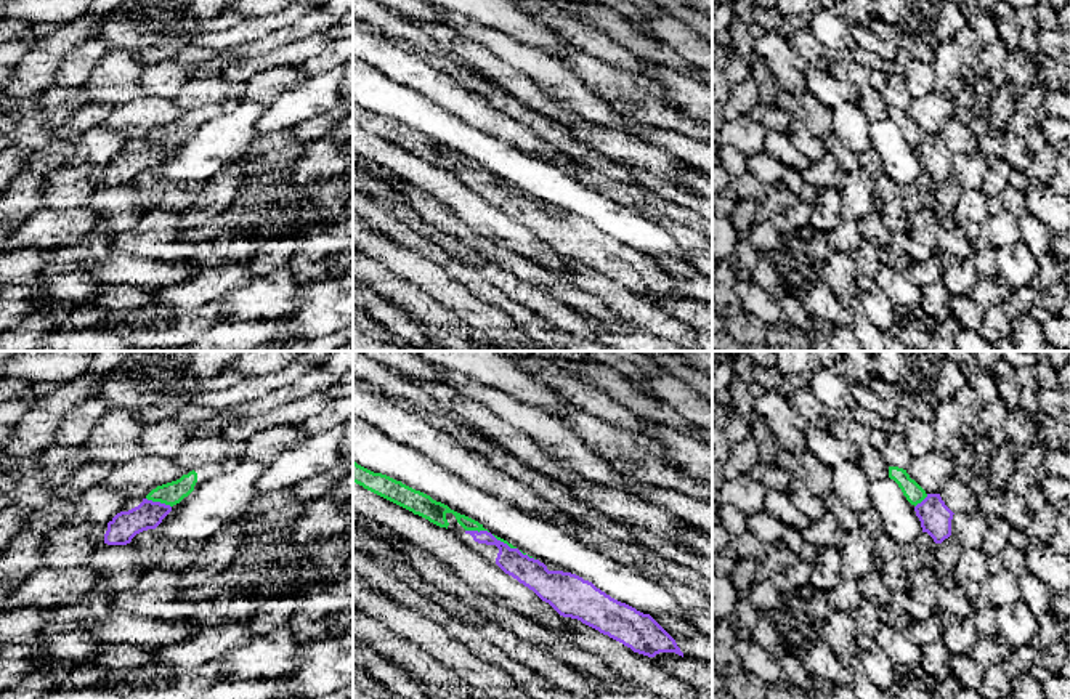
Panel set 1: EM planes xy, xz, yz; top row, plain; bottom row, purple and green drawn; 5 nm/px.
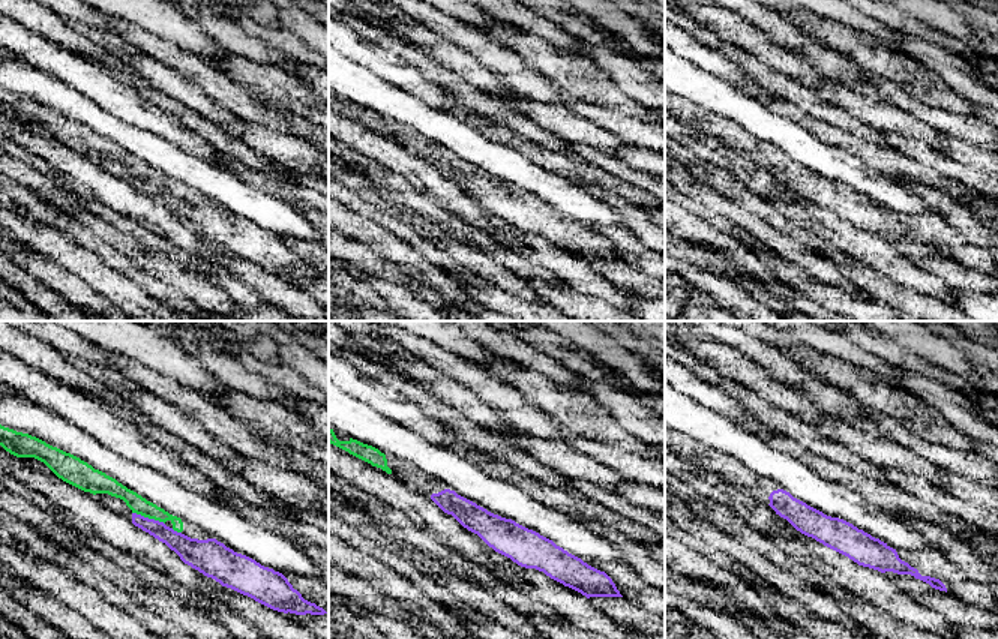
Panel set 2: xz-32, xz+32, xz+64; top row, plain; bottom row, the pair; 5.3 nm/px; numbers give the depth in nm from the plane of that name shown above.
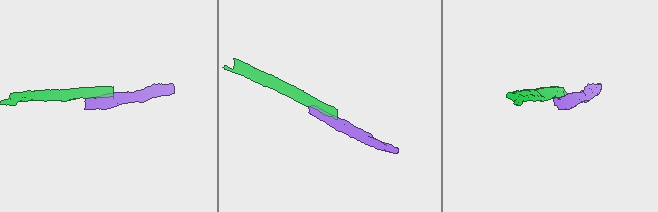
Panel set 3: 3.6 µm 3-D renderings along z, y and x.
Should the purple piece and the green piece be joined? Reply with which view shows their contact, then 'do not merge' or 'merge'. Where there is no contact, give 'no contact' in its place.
contact in xy; do not merge

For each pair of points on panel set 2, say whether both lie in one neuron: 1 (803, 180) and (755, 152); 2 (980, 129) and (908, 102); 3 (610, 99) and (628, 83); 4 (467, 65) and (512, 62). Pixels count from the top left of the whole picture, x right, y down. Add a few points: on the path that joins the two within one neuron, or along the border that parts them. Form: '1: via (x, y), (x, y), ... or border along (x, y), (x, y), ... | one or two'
1: via (791, 173), (767, 156) | one
2: via (962, 126), (926, 113) | one
3: border along (595, 63), (626, 95), (649, 108) | two
4: border along (453, 42), (464, 47), (506, 86) | two

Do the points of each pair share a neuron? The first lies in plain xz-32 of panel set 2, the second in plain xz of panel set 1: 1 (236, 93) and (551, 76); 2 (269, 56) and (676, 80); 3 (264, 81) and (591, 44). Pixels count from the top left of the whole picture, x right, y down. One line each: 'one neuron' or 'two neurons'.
1: one neuron
2: two neurons
3: two neurons

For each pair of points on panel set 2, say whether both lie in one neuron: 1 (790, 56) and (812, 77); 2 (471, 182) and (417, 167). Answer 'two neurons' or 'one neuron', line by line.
1: one neuron
2: two neurons

